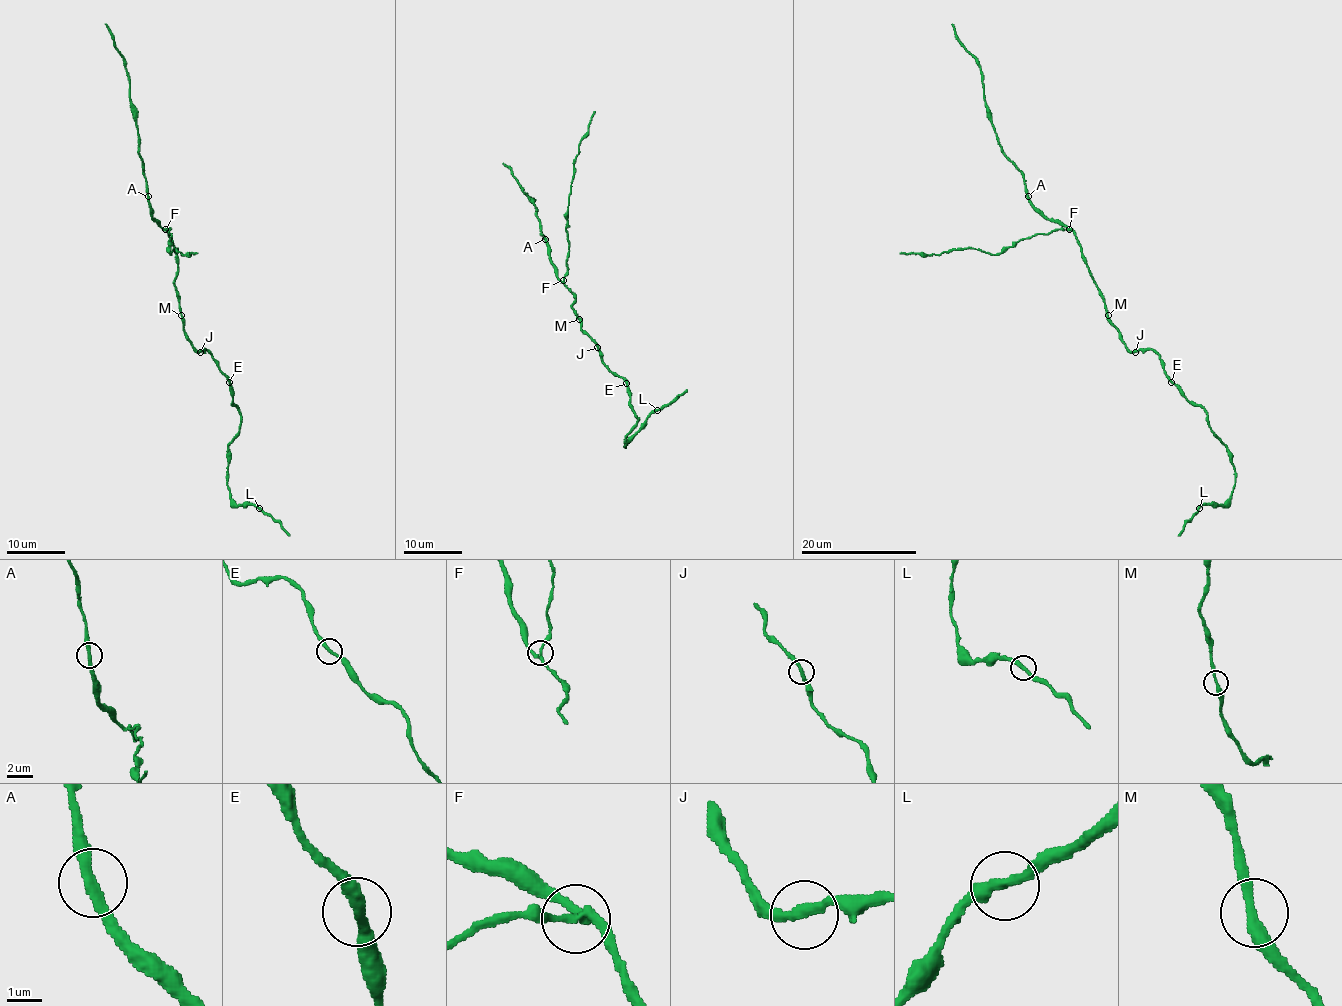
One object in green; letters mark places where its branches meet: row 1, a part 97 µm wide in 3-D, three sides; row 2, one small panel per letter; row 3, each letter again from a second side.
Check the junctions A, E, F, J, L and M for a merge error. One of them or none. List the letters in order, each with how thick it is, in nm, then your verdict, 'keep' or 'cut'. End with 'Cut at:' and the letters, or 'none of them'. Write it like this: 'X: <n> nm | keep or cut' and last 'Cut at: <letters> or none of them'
A: 320 nm | keep
E: 280 nm | keep
F: 240 nm | cut
J: 280 nm | keep
L: 320 nm | keep
M: 300 nm | keep
Cut at: F

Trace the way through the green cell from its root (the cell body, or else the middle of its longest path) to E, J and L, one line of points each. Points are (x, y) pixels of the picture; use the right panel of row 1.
E: (1108, 310), (1108, 320), (1125, 346), (1131, 352), (1151, 349), (1171, 382)
J: (1108, 310), (1108, 320), (1119, 333), (1119, 339), (1131, 352), (1135, 352)
L: (1108, 310), (1125, 346), (1158, 356), (1164, 373), (1206, 413), (1211, 431), (1228, 450), (1232, 495), (1199, 508)

